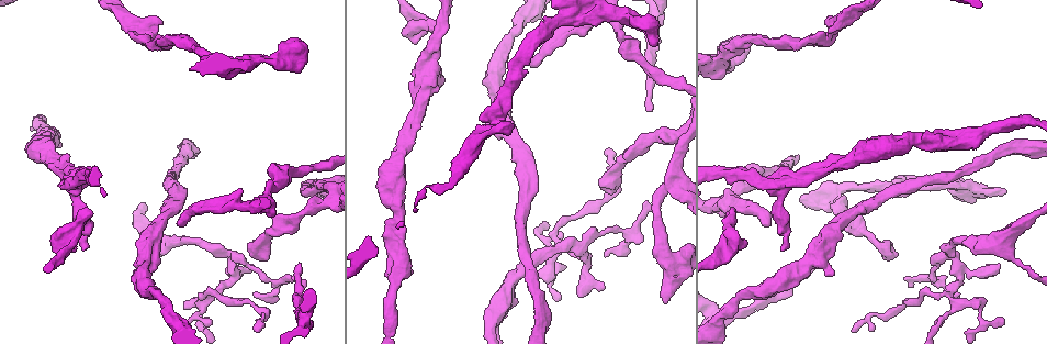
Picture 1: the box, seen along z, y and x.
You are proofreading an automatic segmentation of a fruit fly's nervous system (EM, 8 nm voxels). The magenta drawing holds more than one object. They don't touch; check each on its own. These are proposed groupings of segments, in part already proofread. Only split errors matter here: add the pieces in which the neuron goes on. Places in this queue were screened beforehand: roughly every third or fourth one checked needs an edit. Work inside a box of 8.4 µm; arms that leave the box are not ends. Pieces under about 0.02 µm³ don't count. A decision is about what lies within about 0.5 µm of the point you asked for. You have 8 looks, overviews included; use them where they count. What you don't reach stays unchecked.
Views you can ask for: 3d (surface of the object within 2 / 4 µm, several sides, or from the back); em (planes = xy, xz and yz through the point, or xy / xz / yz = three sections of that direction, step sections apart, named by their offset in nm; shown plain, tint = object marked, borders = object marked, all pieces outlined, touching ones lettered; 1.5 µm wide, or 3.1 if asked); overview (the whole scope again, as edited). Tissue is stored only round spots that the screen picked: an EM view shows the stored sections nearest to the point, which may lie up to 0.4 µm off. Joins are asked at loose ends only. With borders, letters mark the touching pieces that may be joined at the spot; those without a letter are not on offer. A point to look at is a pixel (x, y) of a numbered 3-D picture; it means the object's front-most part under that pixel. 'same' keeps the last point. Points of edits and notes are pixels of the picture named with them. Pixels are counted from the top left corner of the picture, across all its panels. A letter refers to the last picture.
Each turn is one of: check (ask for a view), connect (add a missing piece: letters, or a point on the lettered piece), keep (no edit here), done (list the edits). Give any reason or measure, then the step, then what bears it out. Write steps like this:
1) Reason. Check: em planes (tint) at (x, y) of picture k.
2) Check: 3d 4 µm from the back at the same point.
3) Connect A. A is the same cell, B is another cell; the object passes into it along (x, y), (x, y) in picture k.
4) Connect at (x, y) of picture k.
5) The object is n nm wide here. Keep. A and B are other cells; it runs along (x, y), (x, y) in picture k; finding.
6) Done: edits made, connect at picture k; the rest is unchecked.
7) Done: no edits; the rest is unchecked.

Free end. Check: 3d 2 µm from the back at (185, 309) of picture 1.

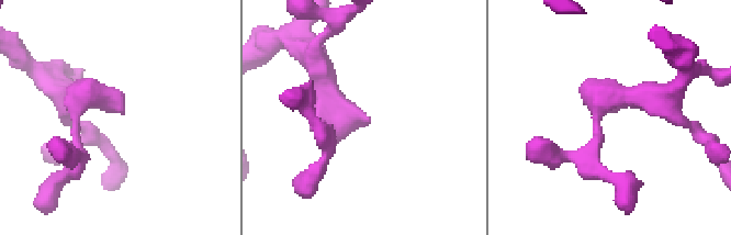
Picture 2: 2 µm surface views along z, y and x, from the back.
Need the tissue. Check: em yz step 8 (borders) at (610, 112) of picture 2.

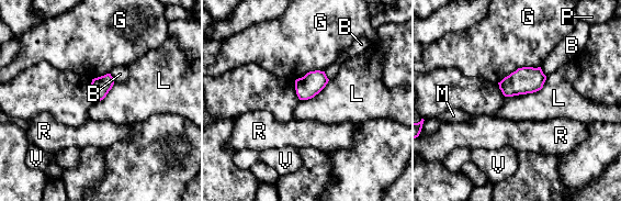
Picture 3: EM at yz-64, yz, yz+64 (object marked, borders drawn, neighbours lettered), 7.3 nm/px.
The object is 130 nm wide here. Keep. B, G, L, M, P, R and V are other cells; a border runs along (546, 77), (535, 91), (505, 97) in picture 3; none of them fits.

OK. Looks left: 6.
Free end. Check: 3d 2 µm at (782, 250) of picture 1.

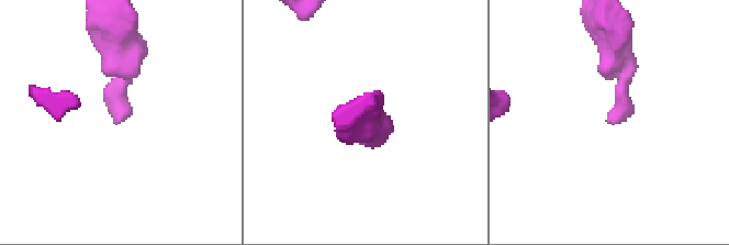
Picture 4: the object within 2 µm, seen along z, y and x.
Need the tissue. Check: em planes (plain) at (123, 121) of picture 4.

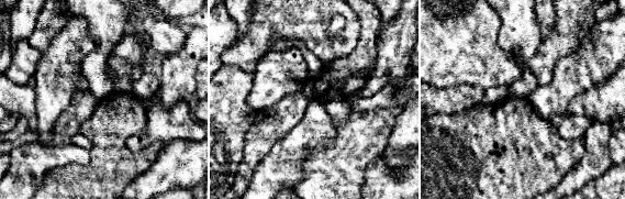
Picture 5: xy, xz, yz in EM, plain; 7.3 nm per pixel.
What lies round it. Check: em planes (borders) at the same point.

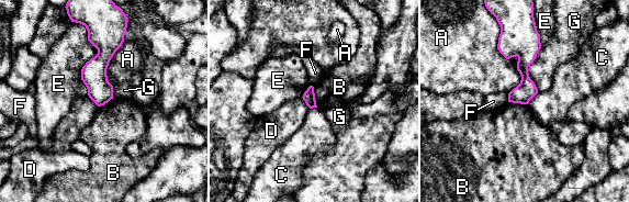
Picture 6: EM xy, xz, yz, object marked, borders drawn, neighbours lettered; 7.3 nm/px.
Keep. A, B, C, D, E, F and G are other cells; a border runs along (313, 87), (317, 107) in picture 6; none of them fits.

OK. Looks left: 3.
An open end. Check: em planes (borders) at (833, 272) of picture 1.

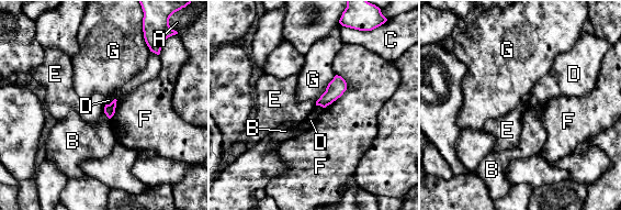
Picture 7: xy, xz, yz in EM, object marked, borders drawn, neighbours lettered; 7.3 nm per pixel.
The longest contact is with F, 280 nm. Keep. A, B, C, D, E, F and G are other cells; no lettered piece goes on from it.

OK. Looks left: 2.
Done: no edits; the rest is unchecked.

